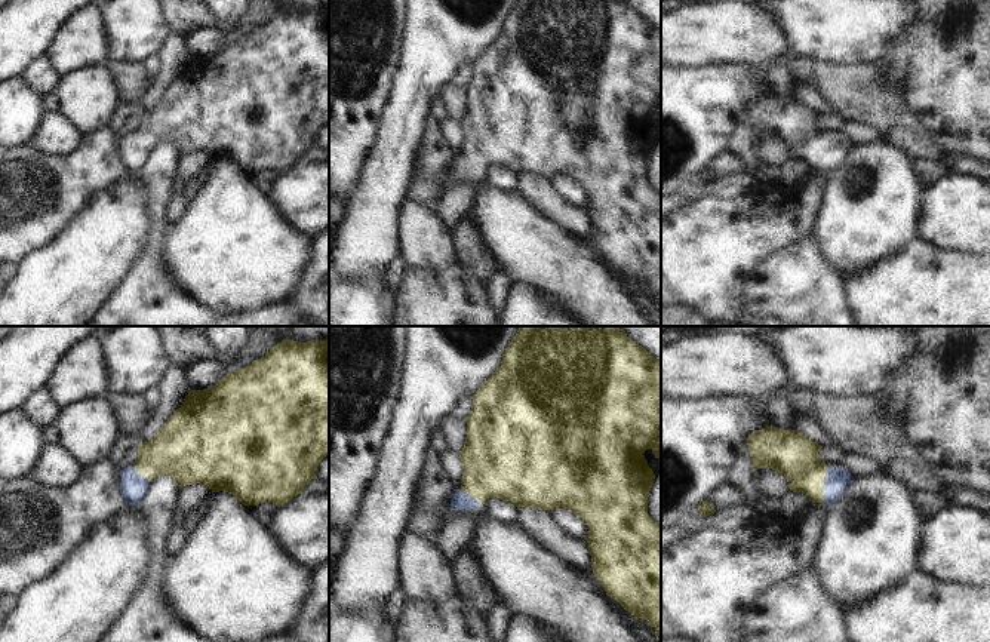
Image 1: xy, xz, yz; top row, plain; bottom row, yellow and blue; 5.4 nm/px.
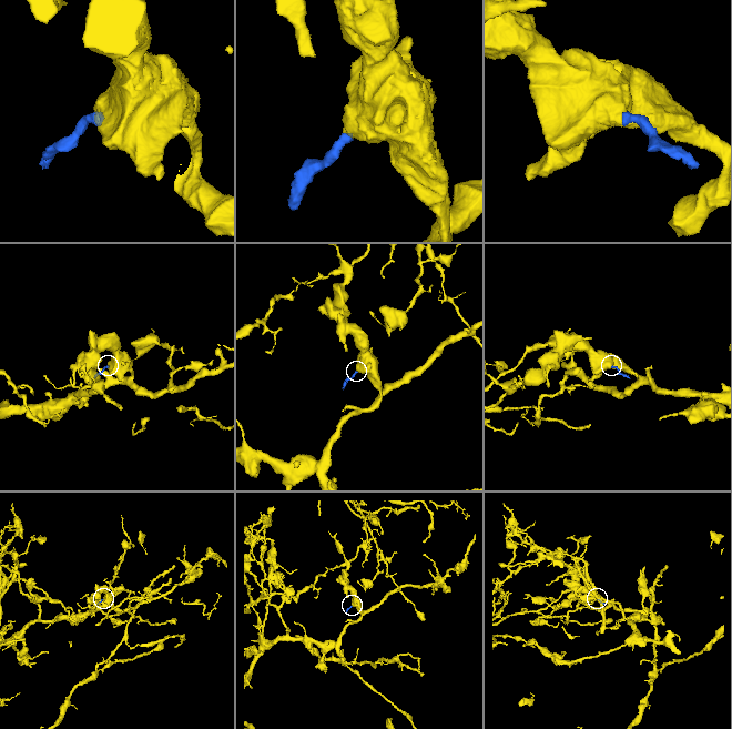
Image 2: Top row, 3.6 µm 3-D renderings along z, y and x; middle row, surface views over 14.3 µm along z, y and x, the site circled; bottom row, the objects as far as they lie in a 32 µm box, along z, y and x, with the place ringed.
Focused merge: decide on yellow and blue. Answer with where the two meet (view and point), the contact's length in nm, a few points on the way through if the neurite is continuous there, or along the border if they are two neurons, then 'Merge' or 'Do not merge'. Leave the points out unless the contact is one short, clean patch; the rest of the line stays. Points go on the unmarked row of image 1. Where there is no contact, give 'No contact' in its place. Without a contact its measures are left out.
Touches yellow at yz (823, 153). Shared border 190 nm. Path across: yz (792, 120), (823, 153), (836, 147). Merge

